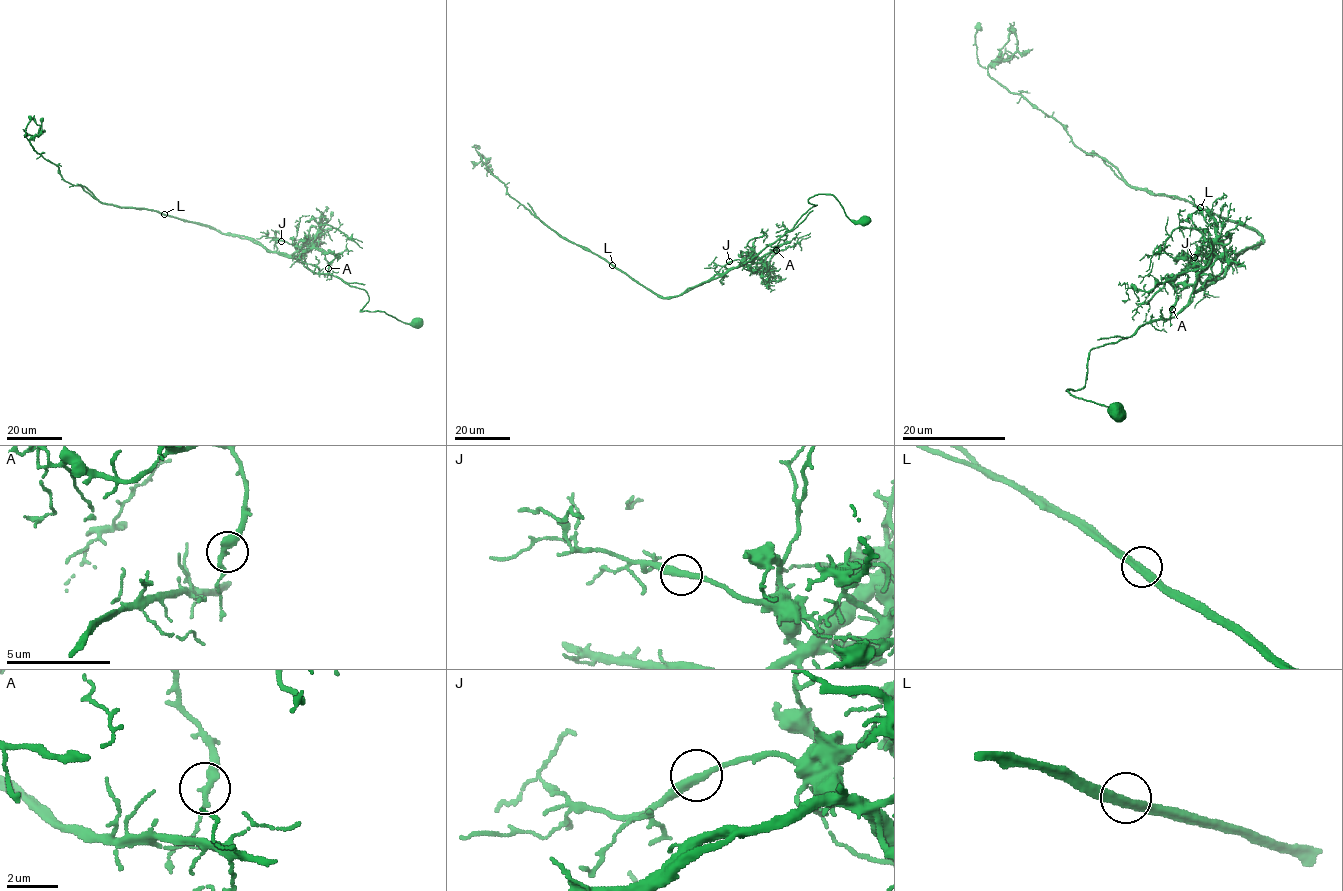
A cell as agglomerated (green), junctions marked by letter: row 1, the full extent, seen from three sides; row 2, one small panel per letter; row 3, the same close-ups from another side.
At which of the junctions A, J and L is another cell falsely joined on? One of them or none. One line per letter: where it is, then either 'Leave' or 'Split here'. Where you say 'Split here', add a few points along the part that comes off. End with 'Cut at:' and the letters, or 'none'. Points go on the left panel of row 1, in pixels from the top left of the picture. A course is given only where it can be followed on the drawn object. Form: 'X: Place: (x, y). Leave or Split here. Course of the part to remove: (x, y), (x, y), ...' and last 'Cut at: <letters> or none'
A: Place: (328, 268). Leave
J: Place: (281, 241). Leave
L: Place: (164, 214). Split here. Course of the part to remove: (164, 214), (290, 255), (317, 236), (318, 247), (338, 256), (329, 263)
Cut at: L

